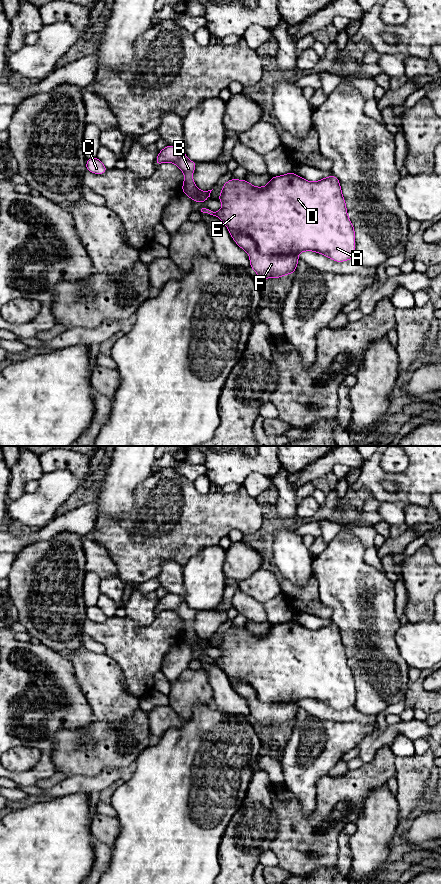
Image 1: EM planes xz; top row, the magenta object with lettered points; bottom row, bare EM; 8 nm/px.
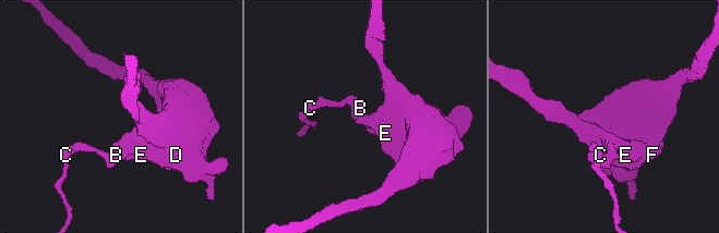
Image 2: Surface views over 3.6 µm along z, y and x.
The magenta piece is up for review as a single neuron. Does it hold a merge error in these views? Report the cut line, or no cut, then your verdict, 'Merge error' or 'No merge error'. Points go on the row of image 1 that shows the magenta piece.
Split along xz (231, 234), (247, 235), (262, 254), (295, 255). Merge error

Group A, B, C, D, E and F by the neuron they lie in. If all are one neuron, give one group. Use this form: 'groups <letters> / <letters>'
groups A D E / B C F

